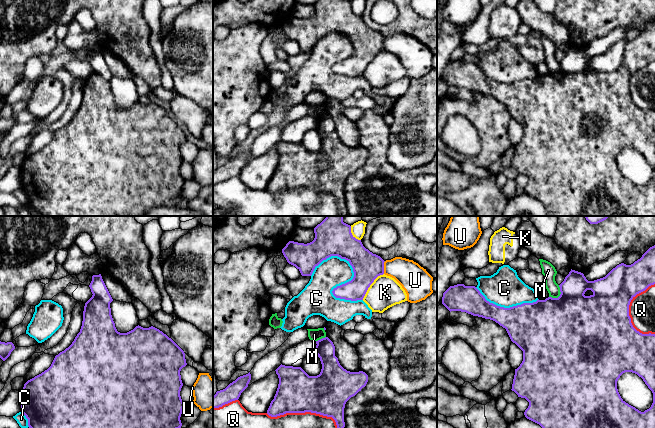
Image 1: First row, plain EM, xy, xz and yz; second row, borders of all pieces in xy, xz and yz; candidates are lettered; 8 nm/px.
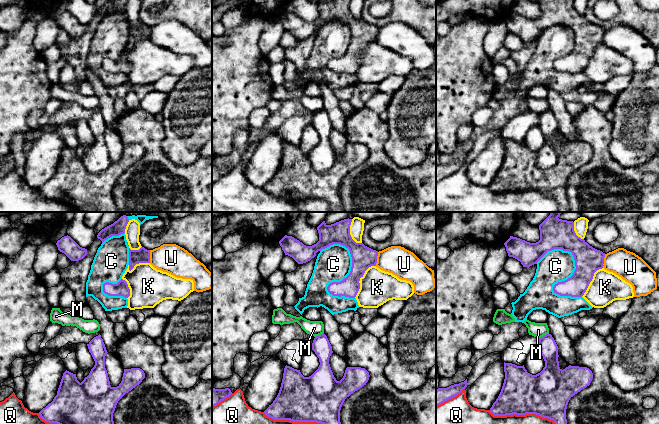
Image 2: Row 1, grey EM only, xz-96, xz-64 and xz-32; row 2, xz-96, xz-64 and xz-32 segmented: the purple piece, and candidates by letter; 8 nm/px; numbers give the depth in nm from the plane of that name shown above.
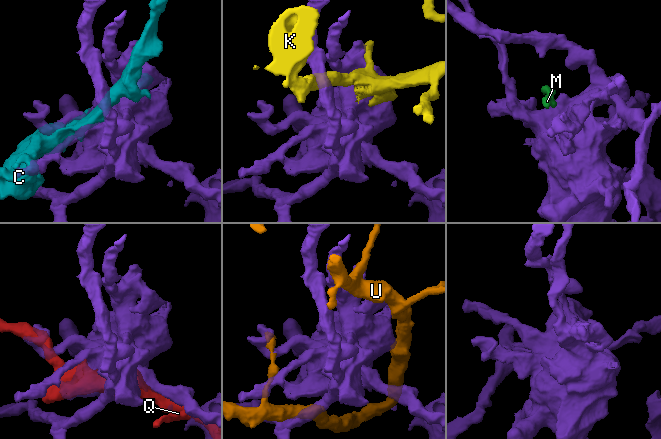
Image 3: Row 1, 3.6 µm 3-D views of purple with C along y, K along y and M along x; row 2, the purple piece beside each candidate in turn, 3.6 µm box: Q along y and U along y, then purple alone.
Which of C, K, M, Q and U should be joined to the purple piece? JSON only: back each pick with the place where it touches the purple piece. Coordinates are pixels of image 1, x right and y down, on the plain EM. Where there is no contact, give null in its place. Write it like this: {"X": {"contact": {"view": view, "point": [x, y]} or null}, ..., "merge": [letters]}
{"merge": []}

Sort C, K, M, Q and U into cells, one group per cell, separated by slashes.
C / K M / Q / U

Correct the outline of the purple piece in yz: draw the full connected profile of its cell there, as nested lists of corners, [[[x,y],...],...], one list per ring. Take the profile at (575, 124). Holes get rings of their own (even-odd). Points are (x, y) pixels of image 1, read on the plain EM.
[[[655,21],[650,23],[640,35],[631,41],[621,39],[613,44],[605,53],[588,57],[583,49],[572,46],[559,61],[560,72],[558,74],[548,73],[545,76],[537,76],[533,79],[523,79],[521,81],[504,84],[490,79],[480,69],[475,62],[465,62],[457,60],[450,62],[442,73],[442,80],[451,87],[461,87],[473,92],[490,95],[506,105],[511,117],[523,127],[523,137],[515,145],[515,151],[512,160],[512,167],[518,173],[525,174],[529,178],[524,191],[527,195],[539,200],[547,211],[547,216],[655,216],[655,110],[642,110],[637,107],[629,92],[629,81],[631,76],[639,69],[645,67],[649,62],[655,60]],[[625,148],[632,148],[643,155],[645,160],[653,169],[653,179],[651,183],[644,188],[626,179],[620,172],[617,165],[617,157]]]

